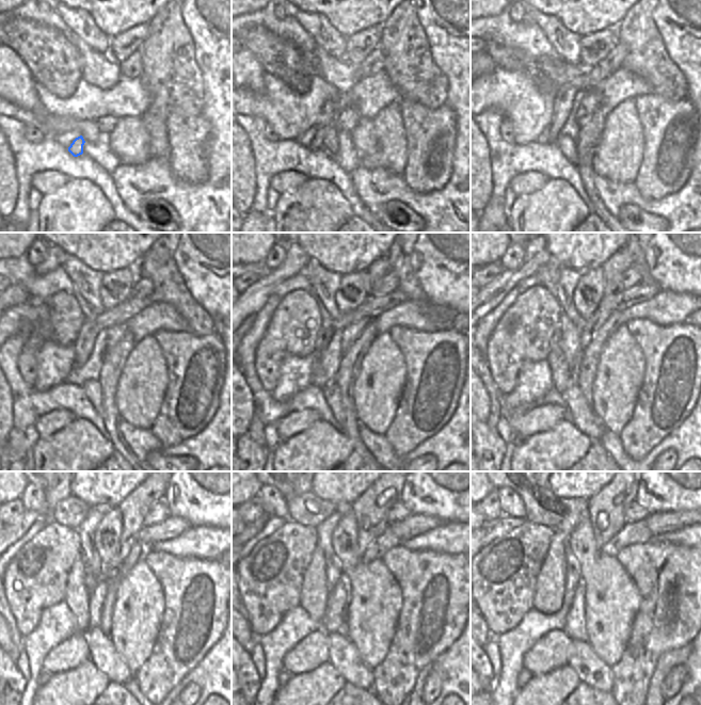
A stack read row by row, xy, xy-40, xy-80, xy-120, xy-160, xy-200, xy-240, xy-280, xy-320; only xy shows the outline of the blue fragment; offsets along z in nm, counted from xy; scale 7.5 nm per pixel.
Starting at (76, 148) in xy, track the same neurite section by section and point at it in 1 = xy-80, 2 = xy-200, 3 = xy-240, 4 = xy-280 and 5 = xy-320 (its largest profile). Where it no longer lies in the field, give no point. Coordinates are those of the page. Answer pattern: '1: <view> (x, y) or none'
1: xy-80 (591, 76)
2: xy-200 (624, 300)
3: xy-240 (172, 527)
4: xy-280 (417, 524)
5: xy-320 (657, 524)

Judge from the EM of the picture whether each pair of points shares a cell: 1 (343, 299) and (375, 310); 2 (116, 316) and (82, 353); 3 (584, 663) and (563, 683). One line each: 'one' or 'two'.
1: two
2: one
3: two

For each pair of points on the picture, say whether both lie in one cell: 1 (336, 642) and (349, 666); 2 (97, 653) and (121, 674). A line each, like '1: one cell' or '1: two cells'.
1: one cell
2: one cell

